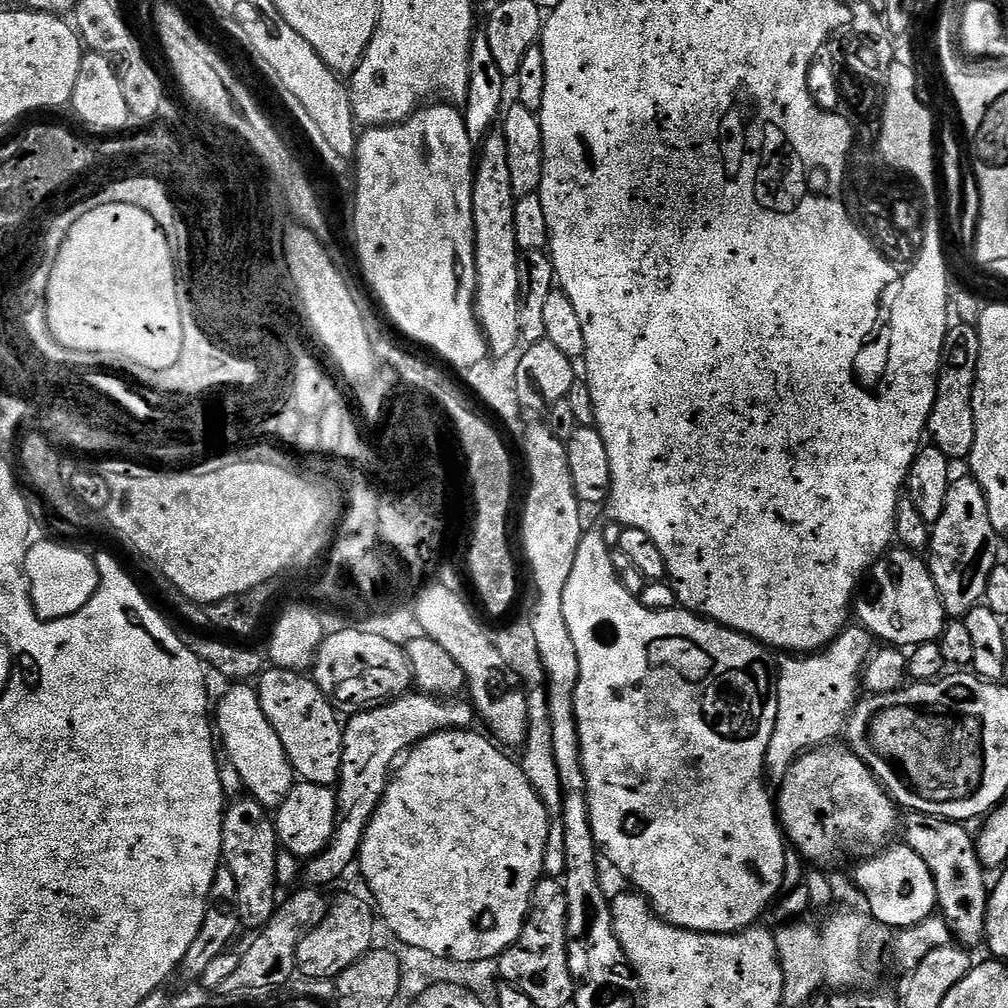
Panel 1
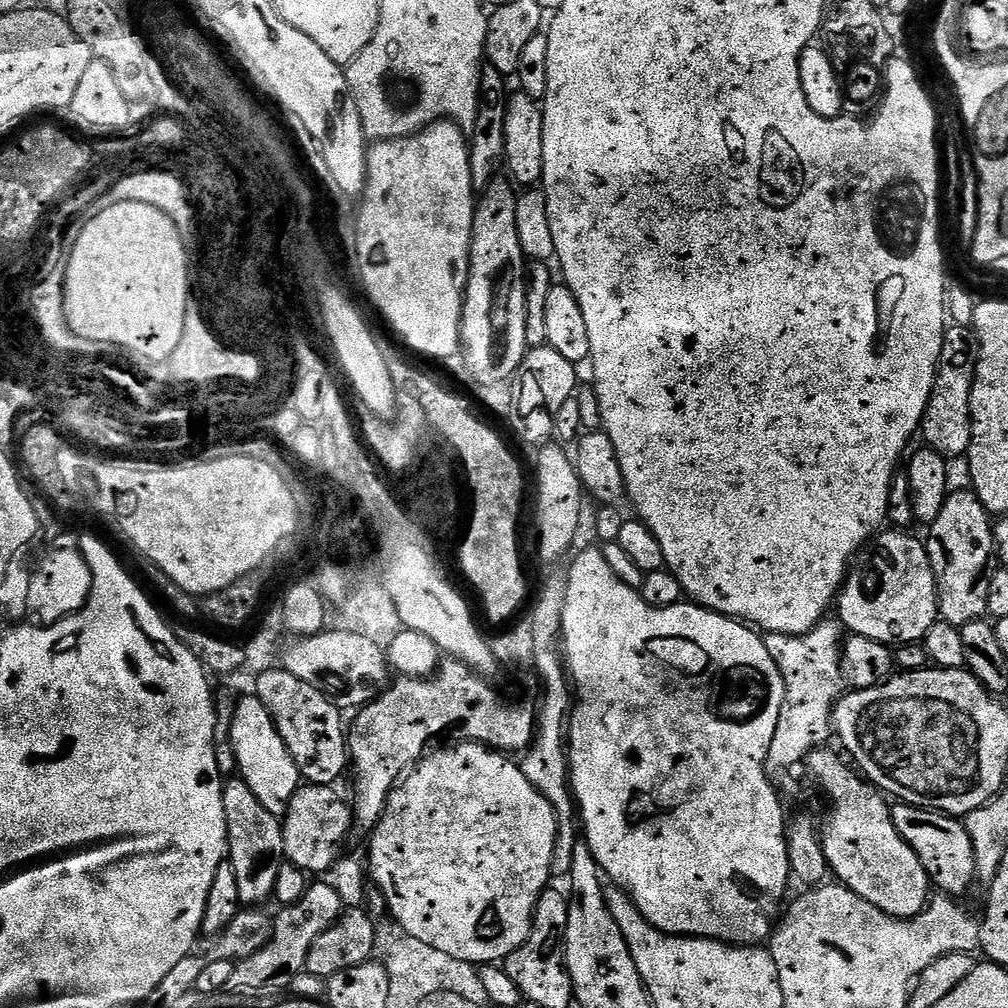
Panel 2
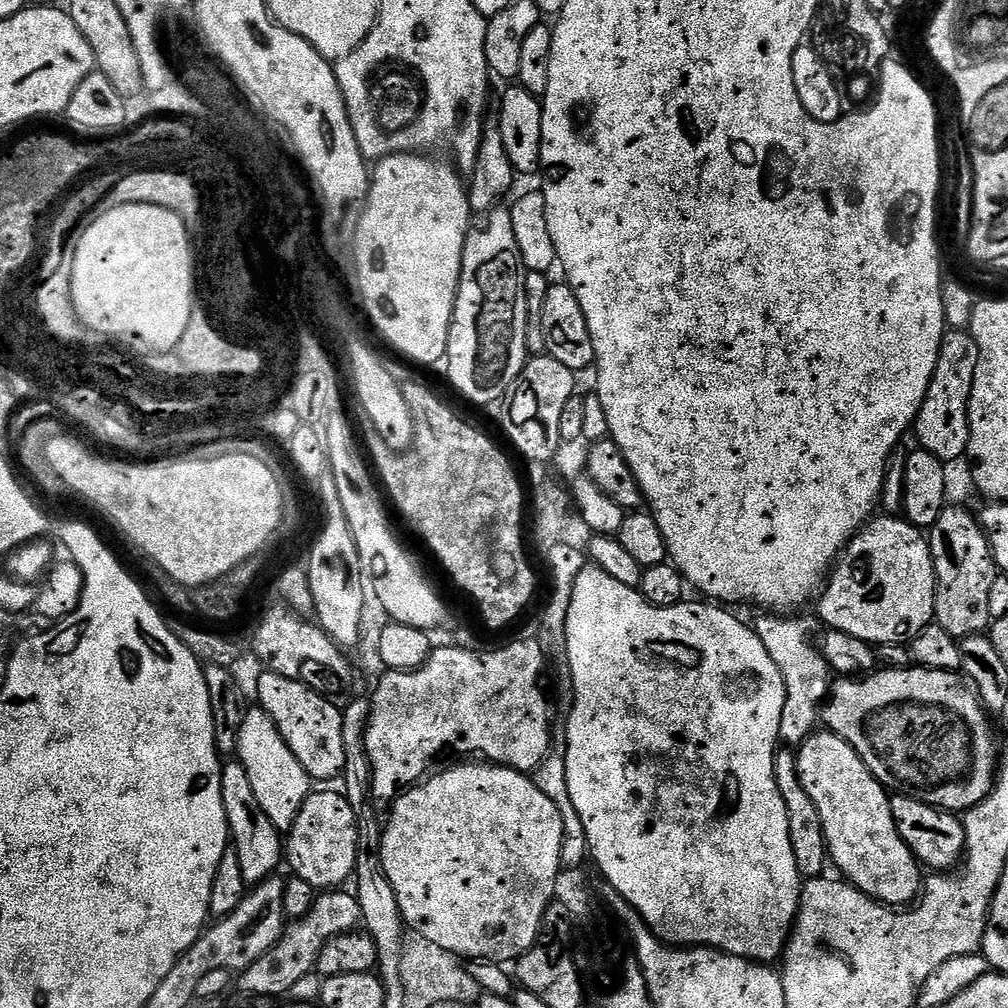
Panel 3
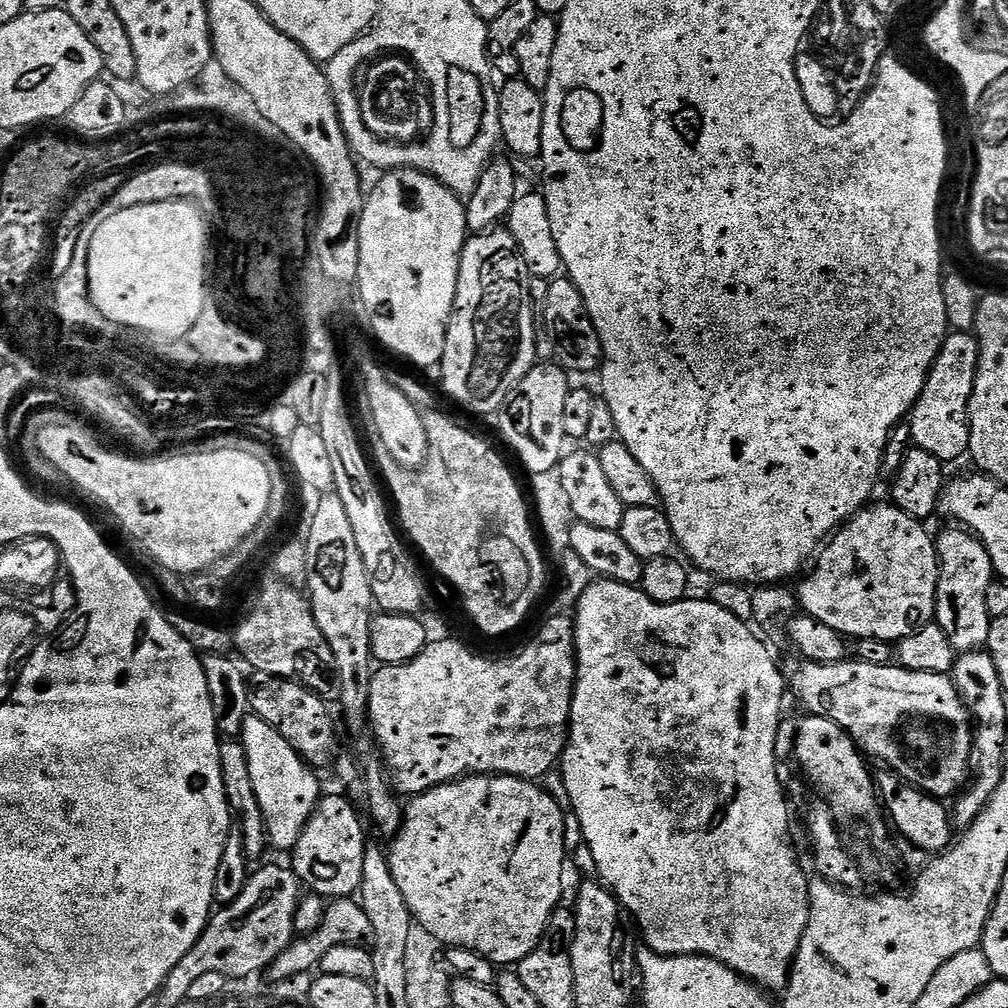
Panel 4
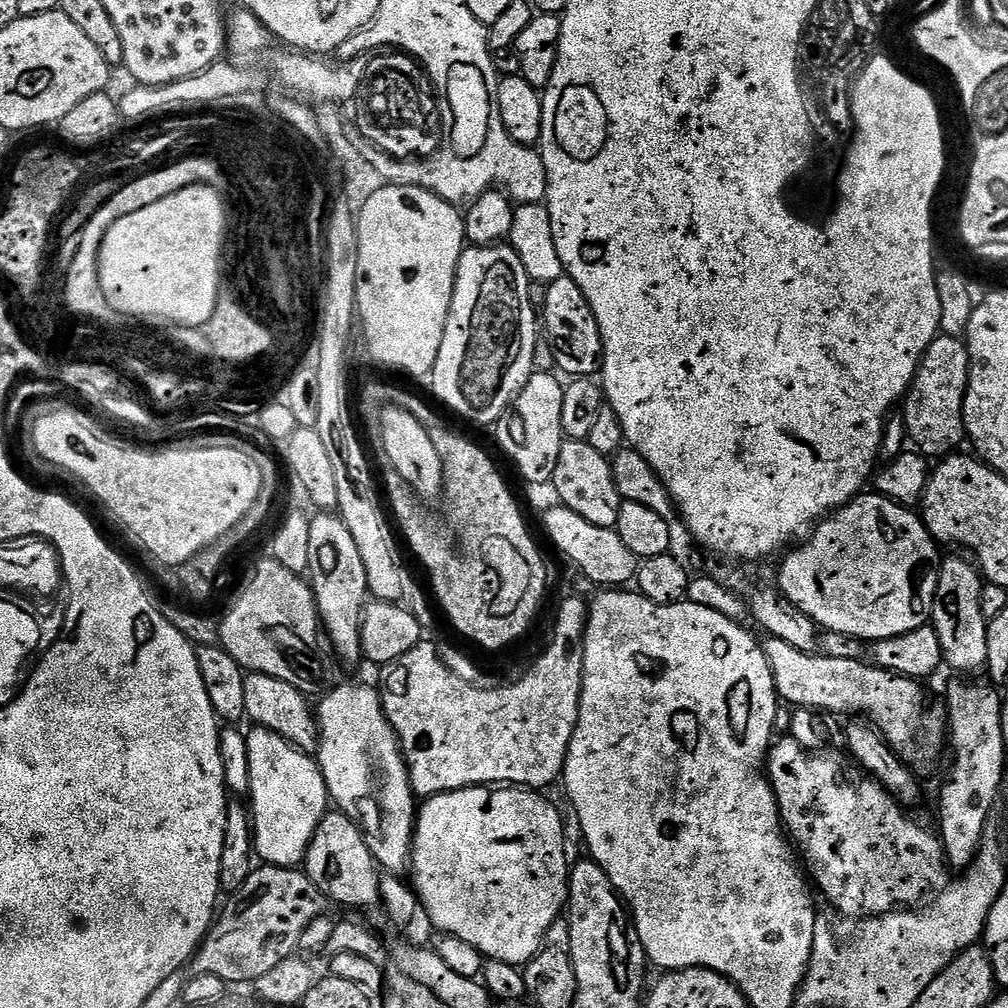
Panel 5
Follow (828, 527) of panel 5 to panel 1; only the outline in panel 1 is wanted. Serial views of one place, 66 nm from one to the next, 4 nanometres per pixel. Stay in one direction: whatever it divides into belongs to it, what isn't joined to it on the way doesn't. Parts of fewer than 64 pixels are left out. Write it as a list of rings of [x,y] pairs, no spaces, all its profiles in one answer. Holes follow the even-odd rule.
[[[903,546],[893,547],[872,565],[862,591],[855,597],[854,616],[860,619],[859,627],[871,632],[877,641],[904,650],[939,641],[946,623],[946,613],[927,563]]]

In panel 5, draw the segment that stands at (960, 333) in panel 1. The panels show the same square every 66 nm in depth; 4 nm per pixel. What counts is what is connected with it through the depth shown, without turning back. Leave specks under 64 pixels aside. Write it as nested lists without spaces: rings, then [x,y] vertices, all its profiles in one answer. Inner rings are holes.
[[[937,335],[920,359],[920,368],[902,401],[902,415],[908,440],[916,443],[913,445],[923,455],[944,458],[955,453],[960,443],[965,443],[964,395],[971,370],[972,358],[968,354],[968,345],[958,336]]]

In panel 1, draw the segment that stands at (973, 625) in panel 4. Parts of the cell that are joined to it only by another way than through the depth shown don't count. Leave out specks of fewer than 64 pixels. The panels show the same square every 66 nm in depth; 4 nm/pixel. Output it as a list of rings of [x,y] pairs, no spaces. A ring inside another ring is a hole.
[[[971,478],[953,479],[946,494],[942,518],[931,525],[930,547],[926,552],[926,563],[934,578],[934,586],[949,617],[962,618],[983,601],[990,570],[994,570],[998,562],[999,539],[1001,537],[994,522],[990,522],[988,497],[984,495],[978,481]]]

